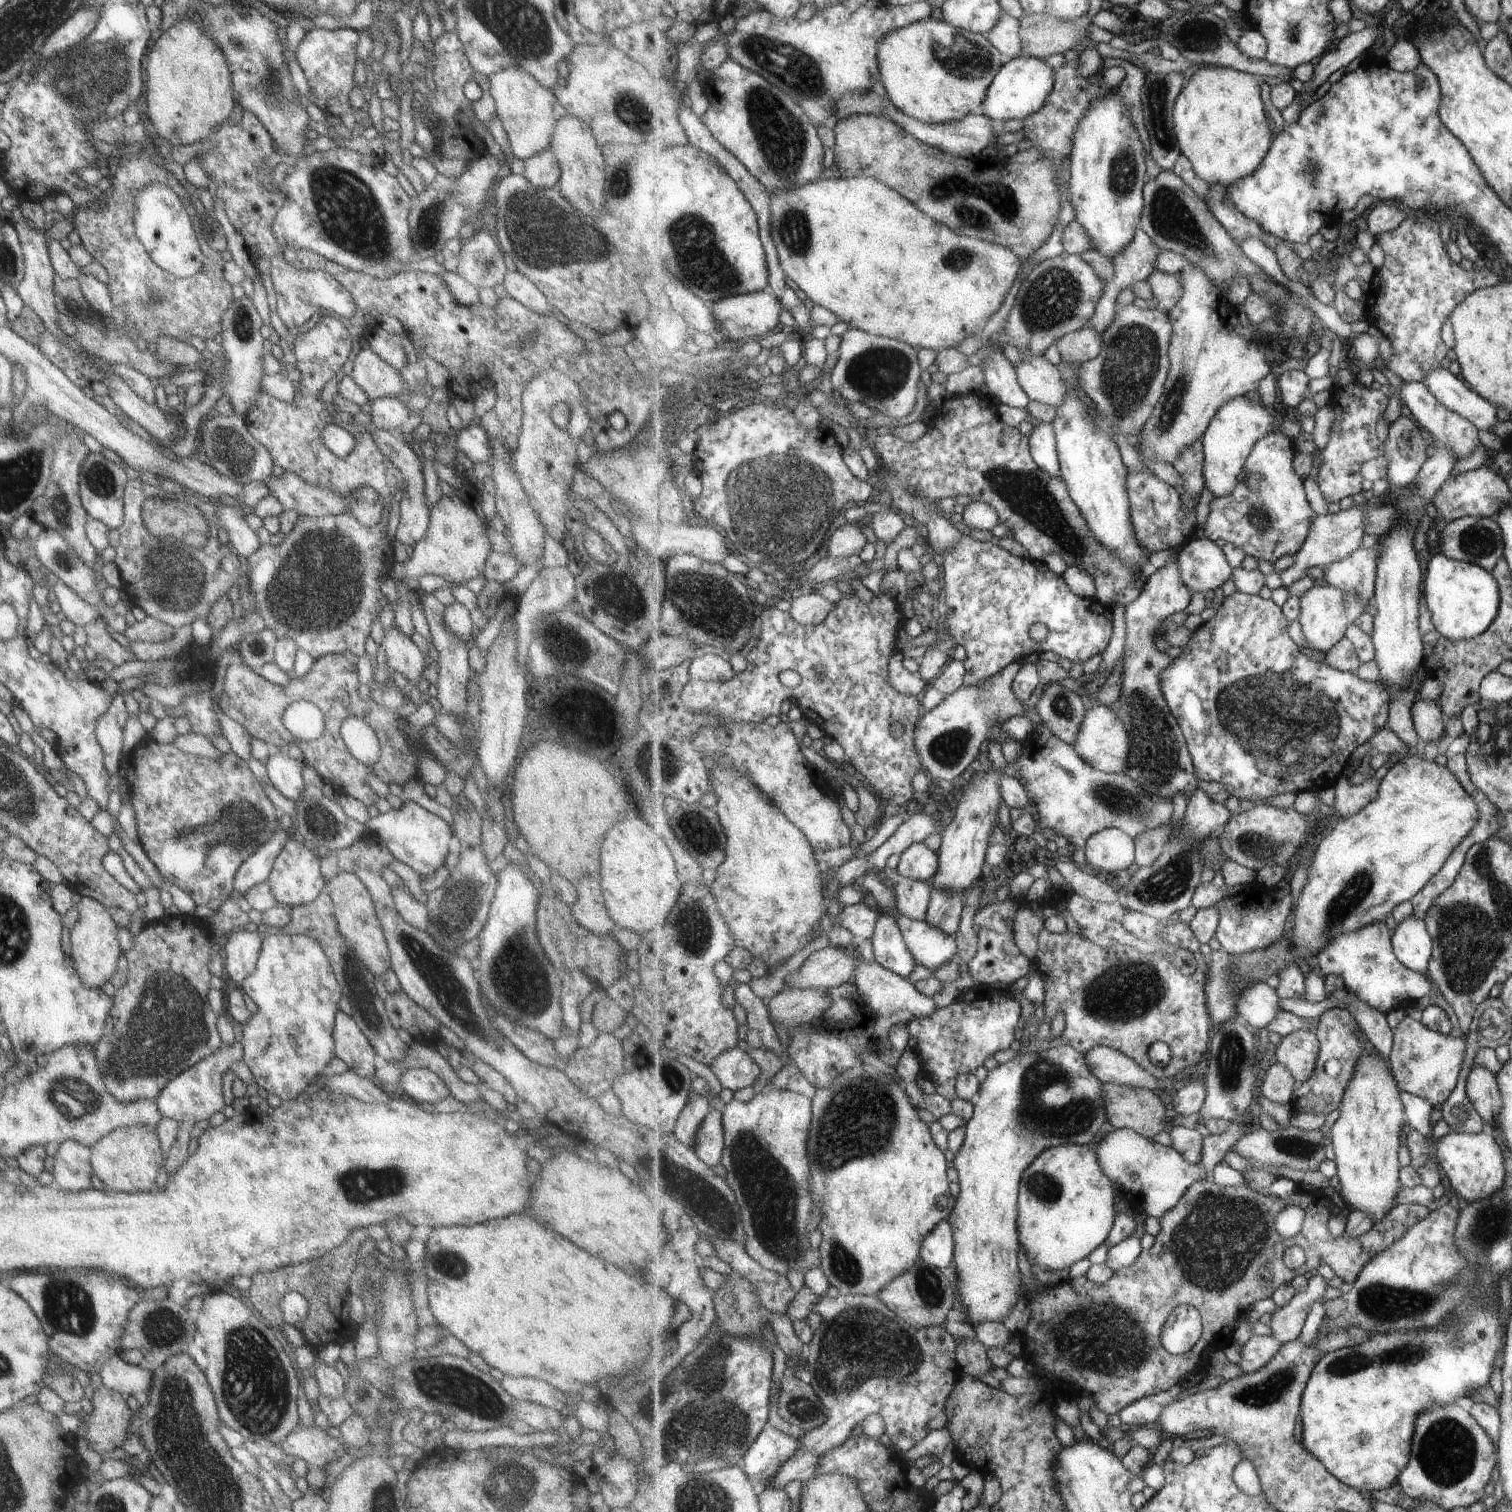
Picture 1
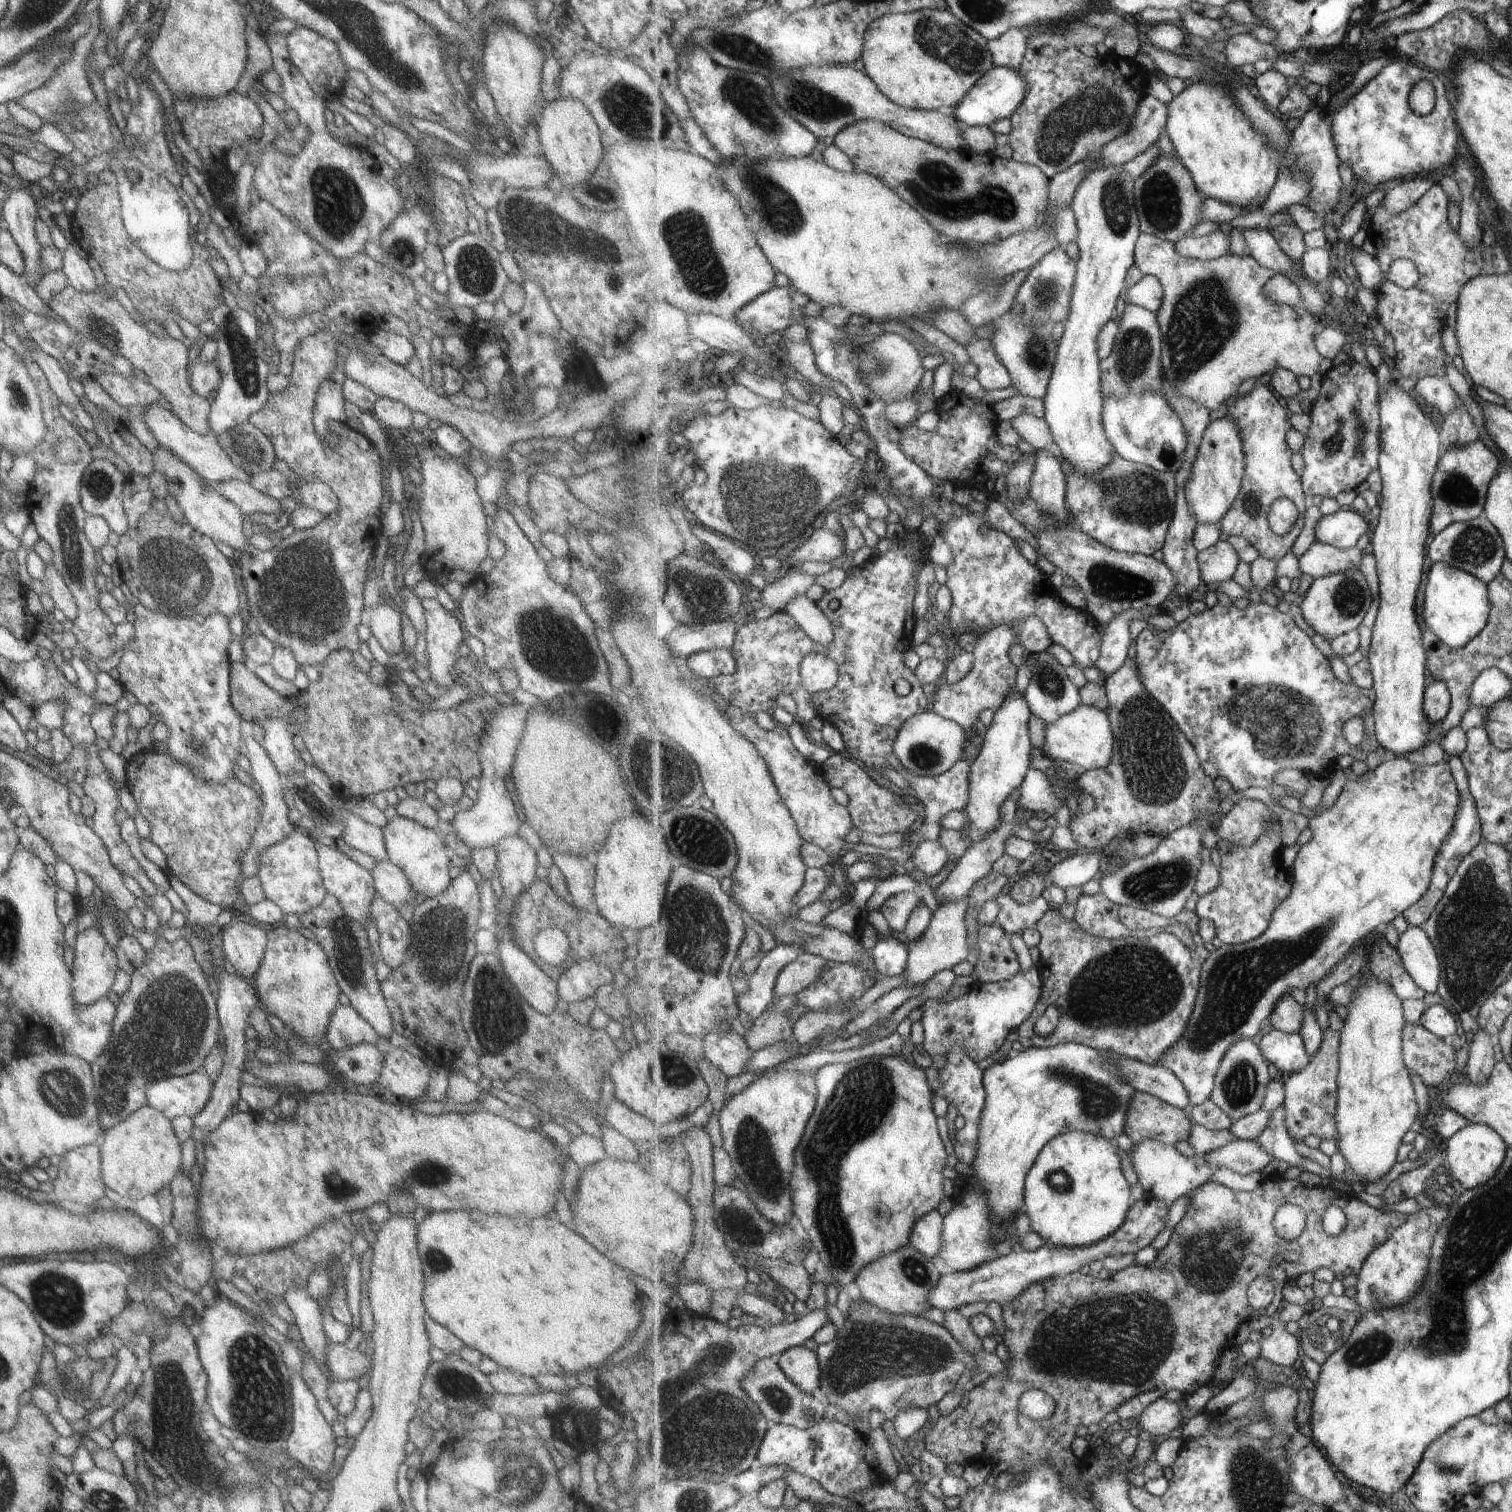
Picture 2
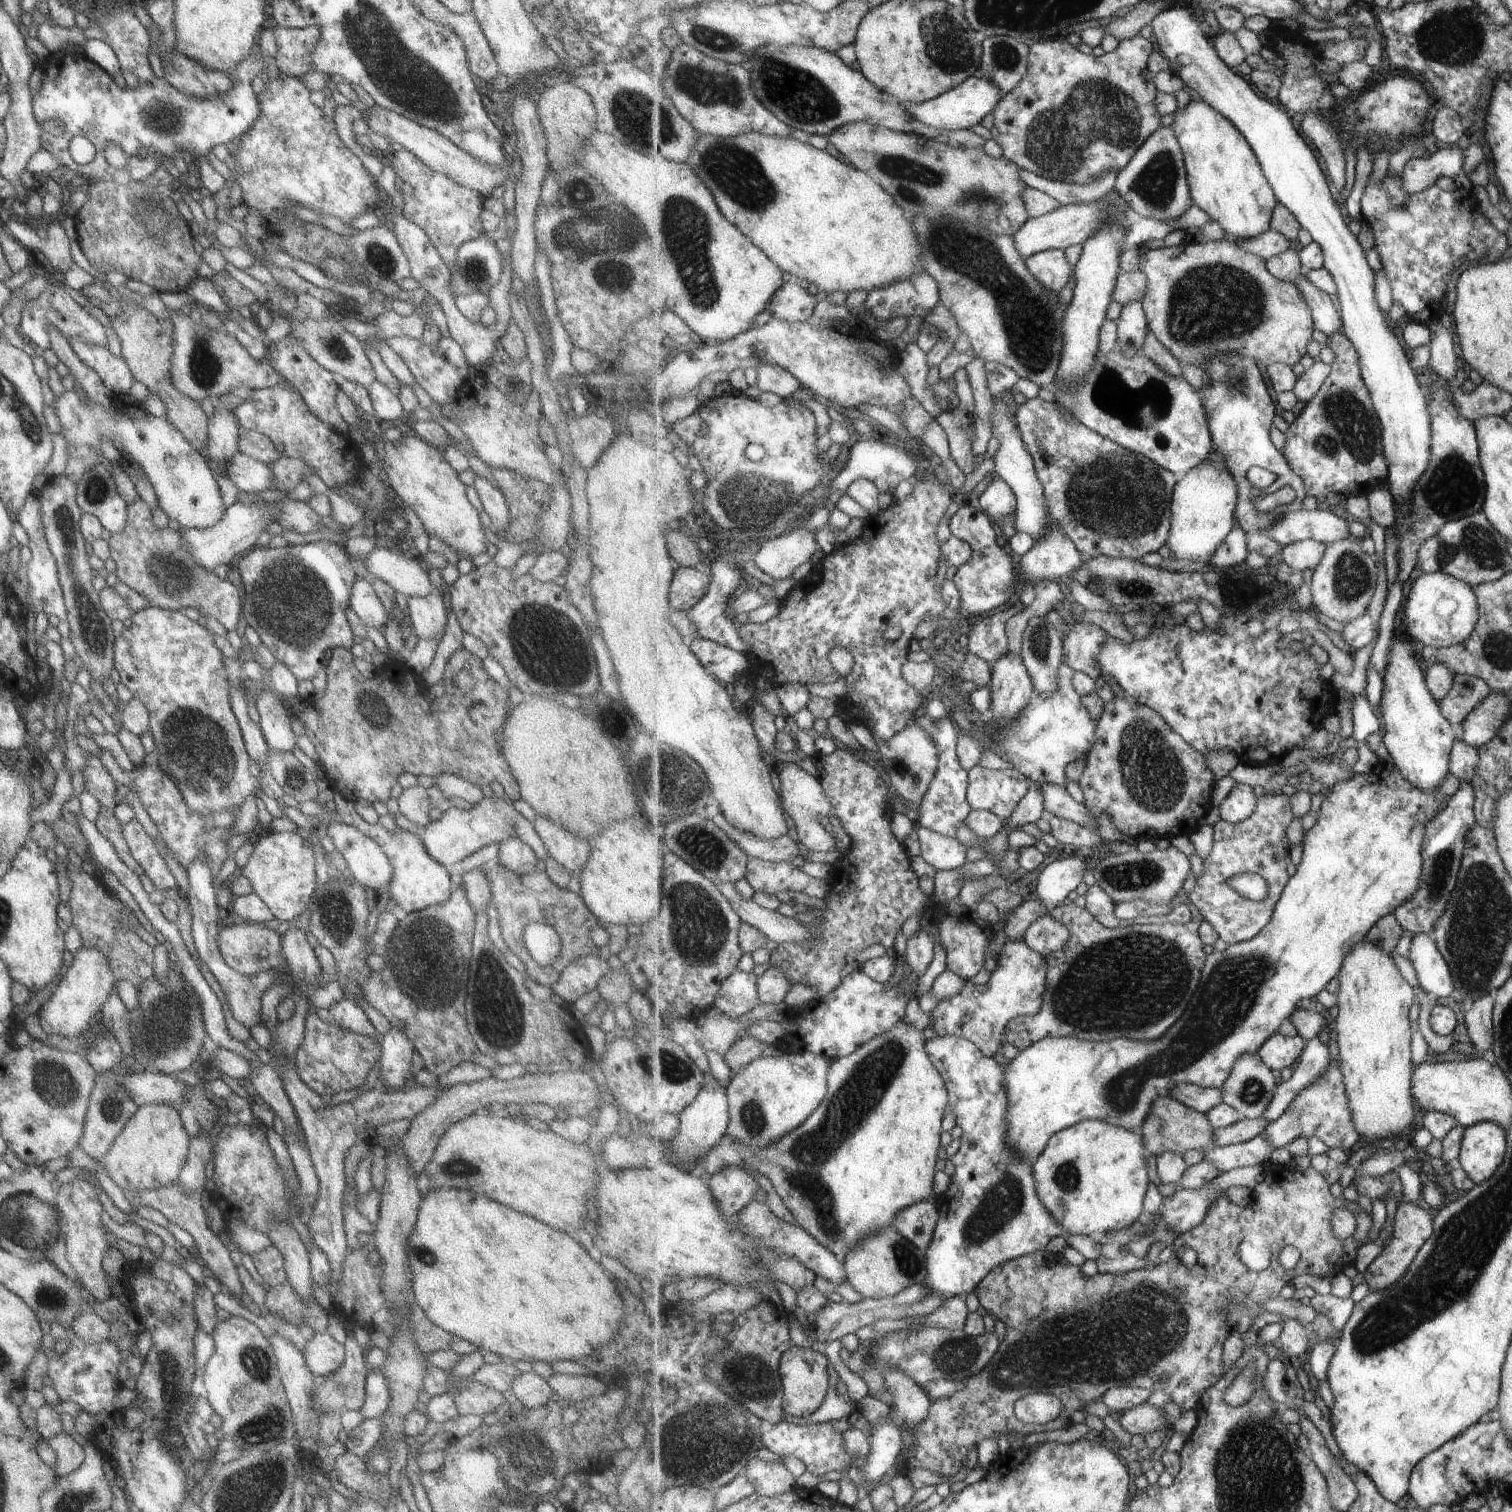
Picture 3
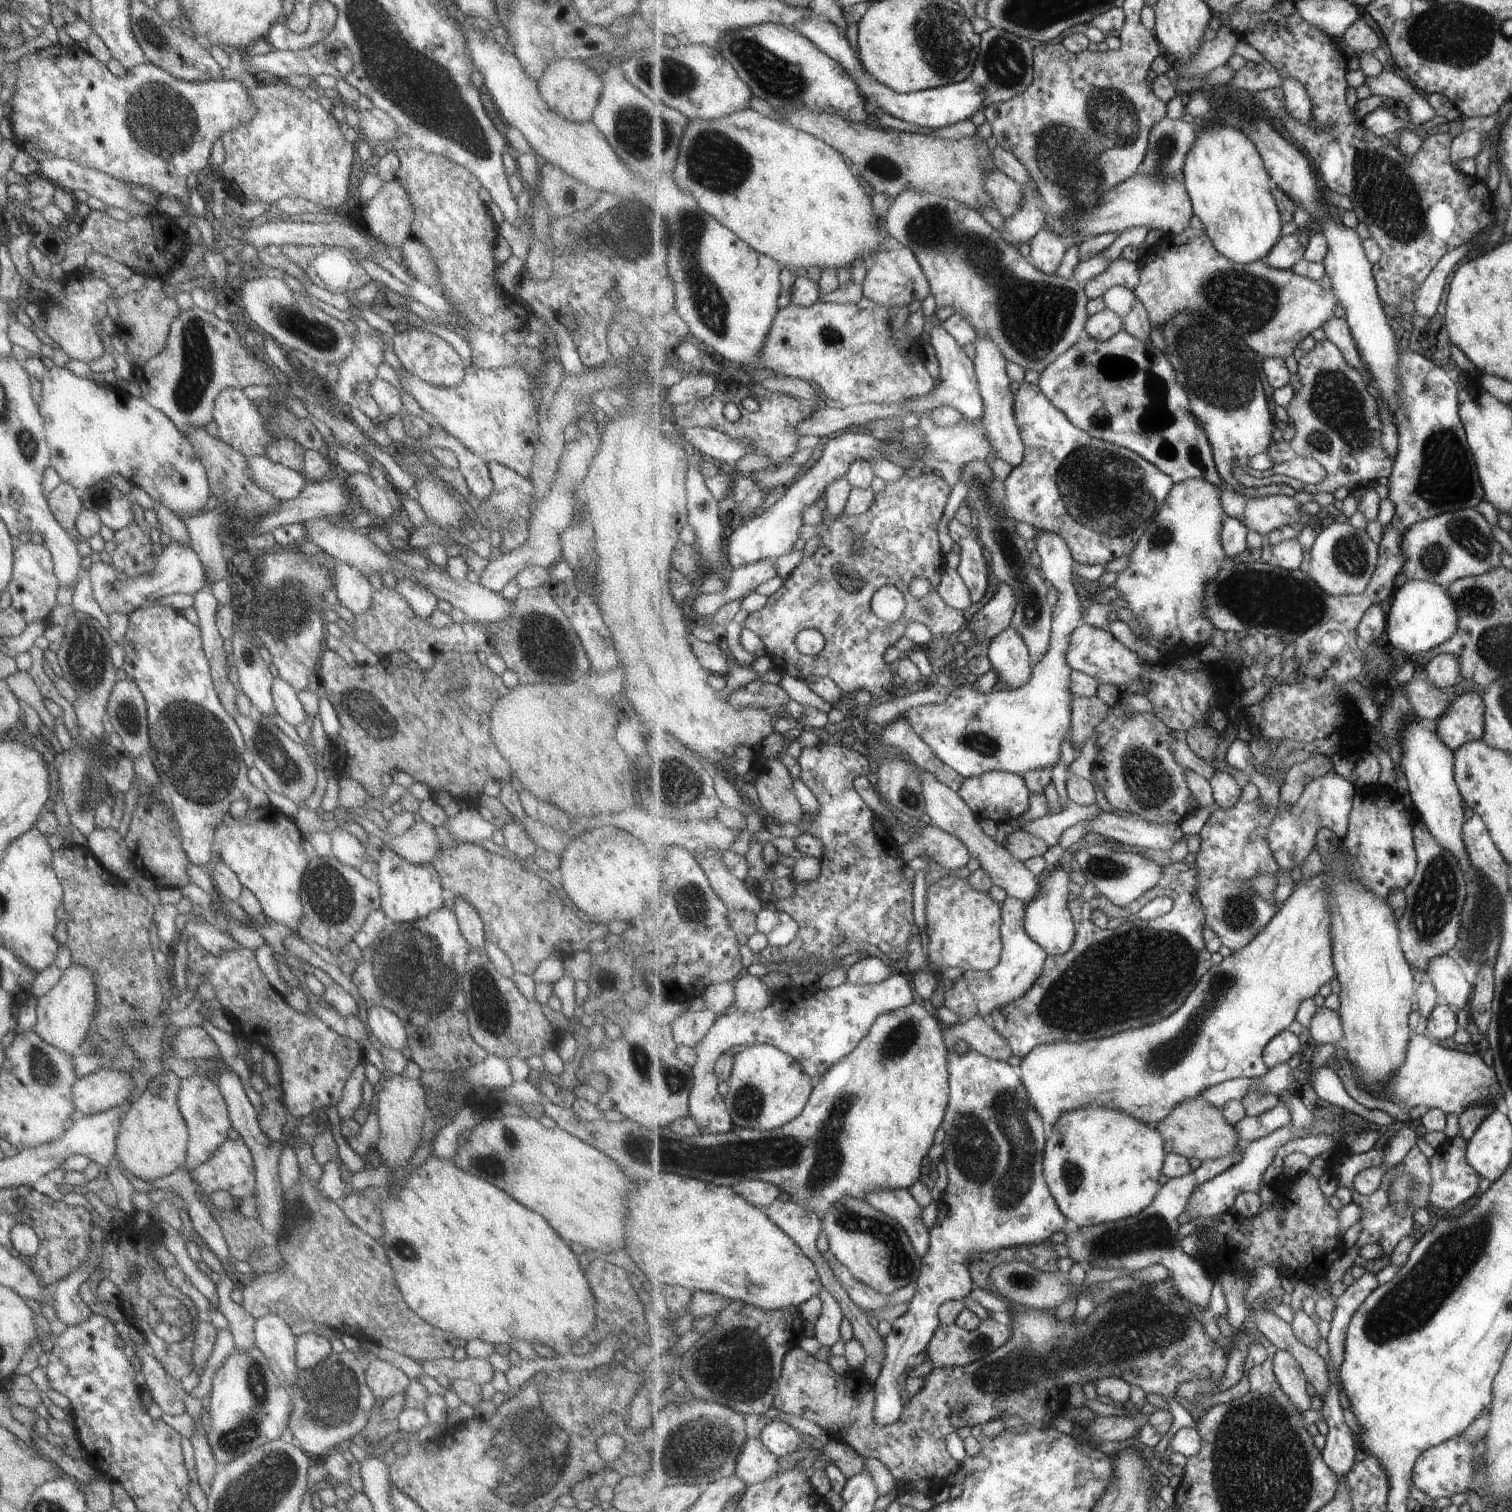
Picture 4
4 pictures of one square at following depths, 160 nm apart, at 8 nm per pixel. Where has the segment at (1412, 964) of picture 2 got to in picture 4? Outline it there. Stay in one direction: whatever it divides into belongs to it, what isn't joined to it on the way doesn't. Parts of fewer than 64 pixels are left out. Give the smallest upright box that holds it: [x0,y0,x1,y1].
[1425,954,1472,1012]

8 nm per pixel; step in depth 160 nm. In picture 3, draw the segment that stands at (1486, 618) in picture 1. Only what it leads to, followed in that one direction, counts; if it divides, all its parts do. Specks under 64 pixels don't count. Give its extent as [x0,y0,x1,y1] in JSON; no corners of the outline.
[1403,572,1480,650]

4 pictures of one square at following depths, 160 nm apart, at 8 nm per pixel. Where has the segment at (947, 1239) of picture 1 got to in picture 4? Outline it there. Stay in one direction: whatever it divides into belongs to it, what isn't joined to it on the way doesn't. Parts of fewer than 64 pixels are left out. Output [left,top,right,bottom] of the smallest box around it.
[866,1189,930,1256]

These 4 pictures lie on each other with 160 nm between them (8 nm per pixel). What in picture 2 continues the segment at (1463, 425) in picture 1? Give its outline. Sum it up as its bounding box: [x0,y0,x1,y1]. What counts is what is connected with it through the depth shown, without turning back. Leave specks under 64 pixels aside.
[1414,377,1463,418]

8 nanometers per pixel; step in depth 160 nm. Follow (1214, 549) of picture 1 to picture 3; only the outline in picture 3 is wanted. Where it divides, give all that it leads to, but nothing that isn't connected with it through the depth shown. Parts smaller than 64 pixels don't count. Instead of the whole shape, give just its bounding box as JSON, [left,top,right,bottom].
[1210,526,1250,570]

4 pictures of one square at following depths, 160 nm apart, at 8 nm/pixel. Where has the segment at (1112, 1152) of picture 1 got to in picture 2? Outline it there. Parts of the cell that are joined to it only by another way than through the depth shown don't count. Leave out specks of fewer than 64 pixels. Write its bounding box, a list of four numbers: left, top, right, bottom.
[1130,1139,1214,1208]

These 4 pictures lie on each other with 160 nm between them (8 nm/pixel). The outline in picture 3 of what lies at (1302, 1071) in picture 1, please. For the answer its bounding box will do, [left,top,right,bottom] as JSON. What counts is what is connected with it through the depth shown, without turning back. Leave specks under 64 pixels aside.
[1258,1032,1307,1073]

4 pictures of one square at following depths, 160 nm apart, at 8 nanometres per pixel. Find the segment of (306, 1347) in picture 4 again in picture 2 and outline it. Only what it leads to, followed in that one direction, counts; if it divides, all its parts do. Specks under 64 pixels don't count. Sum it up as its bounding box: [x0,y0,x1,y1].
[324,1343,370,1381]

